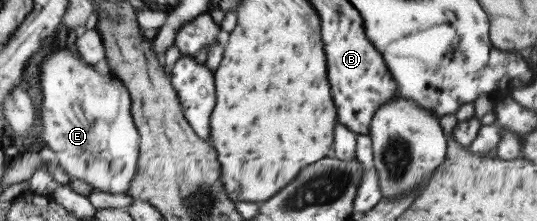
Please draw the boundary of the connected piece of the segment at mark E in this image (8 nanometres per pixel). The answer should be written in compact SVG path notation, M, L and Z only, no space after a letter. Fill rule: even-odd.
M60 44L52 46L51 53L47 54L41 64L39 64L39 91L41 91L41 110L39 110L39 126L41 123L41 142L43 146L55 153L57 164L61 166L63 172L70 178L83 180L93 189L107 193L107 194L126 194L127 188L135 174L137 168L137 158L139 137L130 116L130 98L127 89L117 80L117 76L108 72L108 75L99 74L96 72L92 65L84 63L77 55L71 54L69 50L60 47Z

